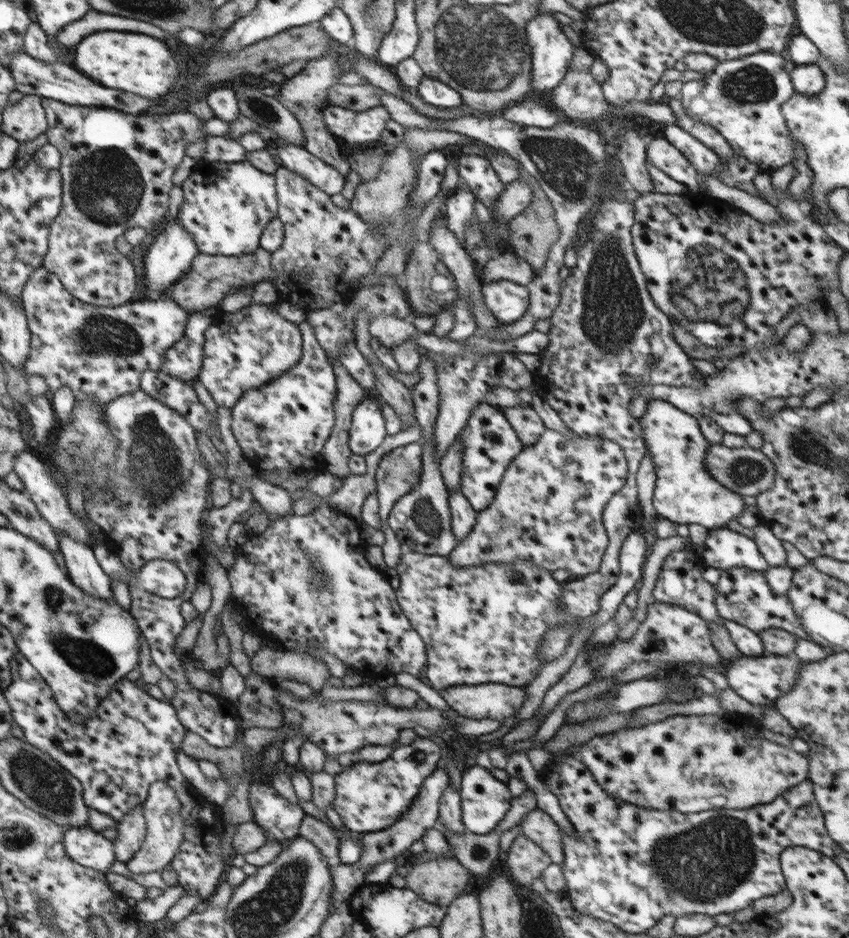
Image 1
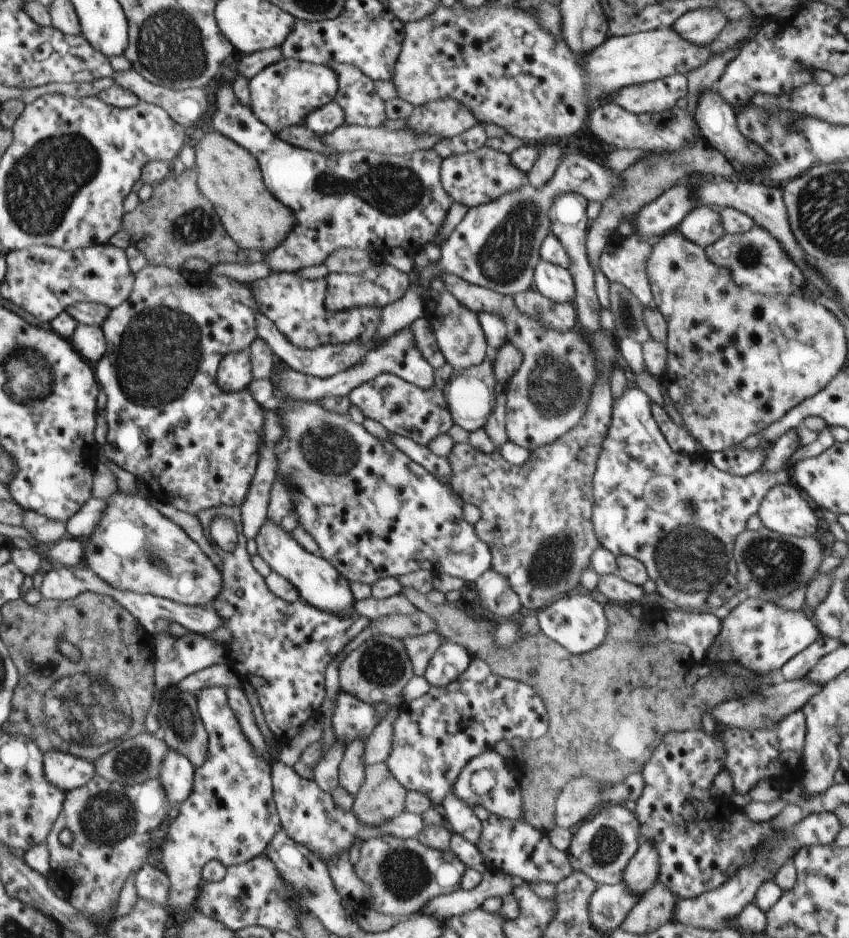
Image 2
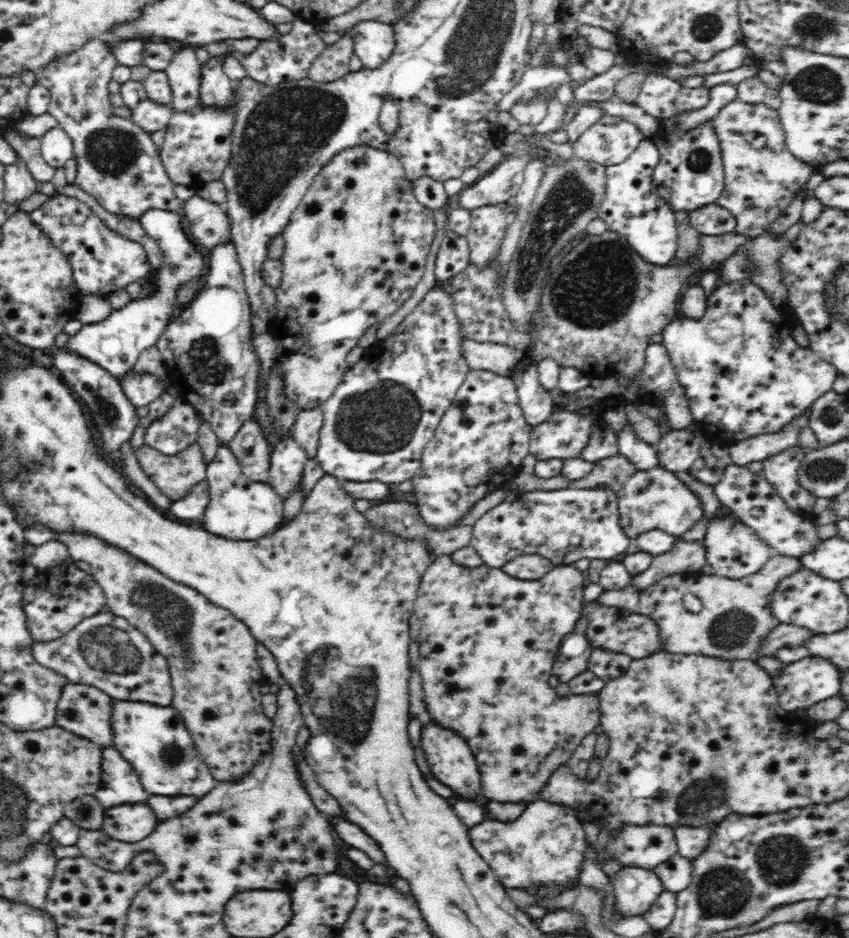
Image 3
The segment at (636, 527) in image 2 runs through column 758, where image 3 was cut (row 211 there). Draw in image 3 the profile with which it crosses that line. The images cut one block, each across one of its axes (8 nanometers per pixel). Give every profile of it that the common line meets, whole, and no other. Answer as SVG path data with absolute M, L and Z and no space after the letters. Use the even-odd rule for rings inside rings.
M500 202L471 210L470 230L465 237L470 247L470 263L474 267L483 269L492 265L498 256L500 244L512 220L509 206L510 202Z

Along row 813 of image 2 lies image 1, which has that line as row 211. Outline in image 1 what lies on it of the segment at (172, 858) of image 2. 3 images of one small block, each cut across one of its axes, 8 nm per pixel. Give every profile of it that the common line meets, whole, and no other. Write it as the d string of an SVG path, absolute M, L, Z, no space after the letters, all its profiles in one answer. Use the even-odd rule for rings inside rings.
M198 159L192 174L184 181L181 188L184 200L177 218L184 225L184 229L192 233L201 253L238 256L252 254L261 249L261 235L264 234L268 223L278 214L275 174L266 174L246 161L210 163Z

